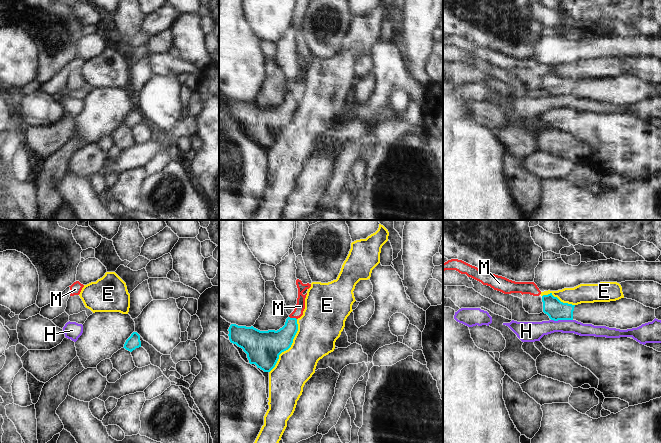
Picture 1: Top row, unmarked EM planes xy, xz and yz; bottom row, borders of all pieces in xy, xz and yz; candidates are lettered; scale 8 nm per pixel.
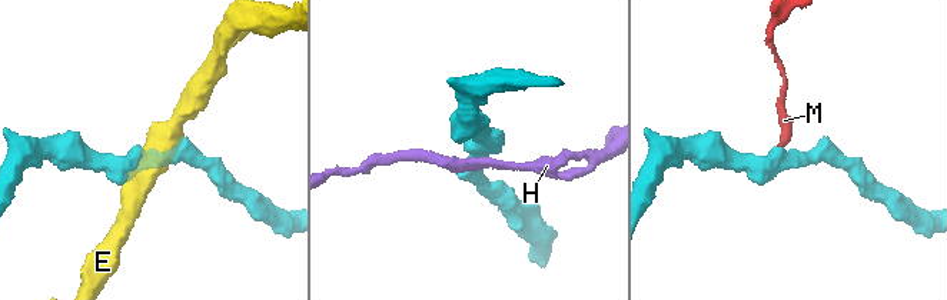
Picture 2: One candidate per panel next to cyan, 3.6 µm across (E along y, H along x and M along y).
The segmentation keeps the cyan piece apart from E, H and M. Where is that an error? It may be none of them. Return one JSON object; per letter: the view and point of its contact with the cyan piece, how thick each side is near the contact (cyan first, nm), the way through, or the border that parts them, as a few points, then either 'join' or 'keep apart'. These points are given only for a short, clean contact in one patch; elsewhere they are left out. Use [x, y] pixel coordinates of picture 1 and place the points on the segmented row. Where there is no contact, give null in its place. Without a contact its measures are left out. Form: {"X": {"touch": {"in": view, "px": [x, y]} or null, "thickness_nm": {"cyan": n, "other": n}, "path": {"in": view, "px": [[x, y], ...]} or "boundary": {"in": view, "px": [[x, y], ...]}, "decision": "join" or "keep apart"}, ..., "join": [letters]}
{"E": {"touch": {"in": "xz", "px": [289, 347]}, "thickness_nm": {"cyan": 280, "other": 320}, "decision": "keep apart"}, "H": {"touch": {"in": "yz", "px": [562, 319]}, "thickness_nm": {"cyan": 160, "other": 160}, "boundary": {"in": "yz", "px": [[551, 319], [572, 320]]}, "decision": "keep apart"}, "M": {"touch": {"in": "xz", "px": [293, 318]}, "thickness_nm": {"cyan": 190, "other": 80}, "boundary": {"in": "xz", "px": [[289, 316], [296, 319]]}, "decision": "keep apart"}, "join": []}

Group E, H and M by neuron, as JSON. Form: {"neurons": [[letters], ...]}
{"neurons": [["E"], ["H"], ["M"]]}

